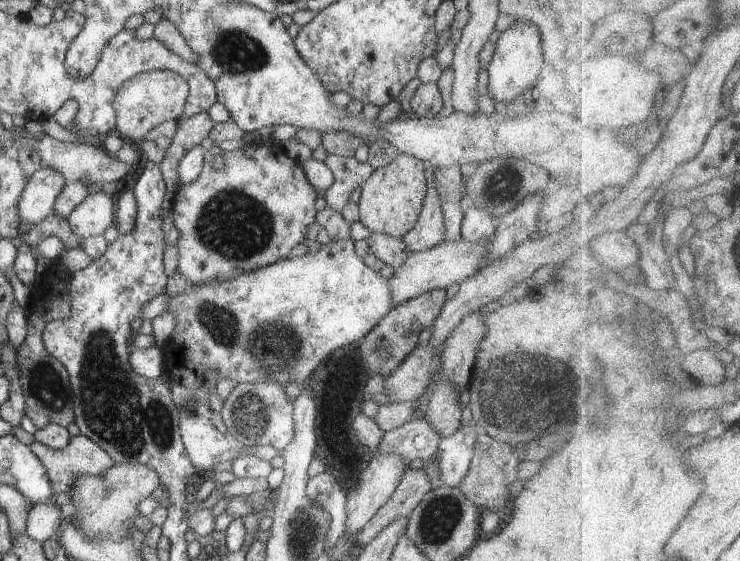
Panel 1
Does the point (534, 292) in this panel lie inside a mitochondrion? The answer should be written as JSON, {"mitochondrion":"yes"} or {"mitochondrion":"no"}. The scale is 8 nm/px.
{"mitochondrion":"no"}

